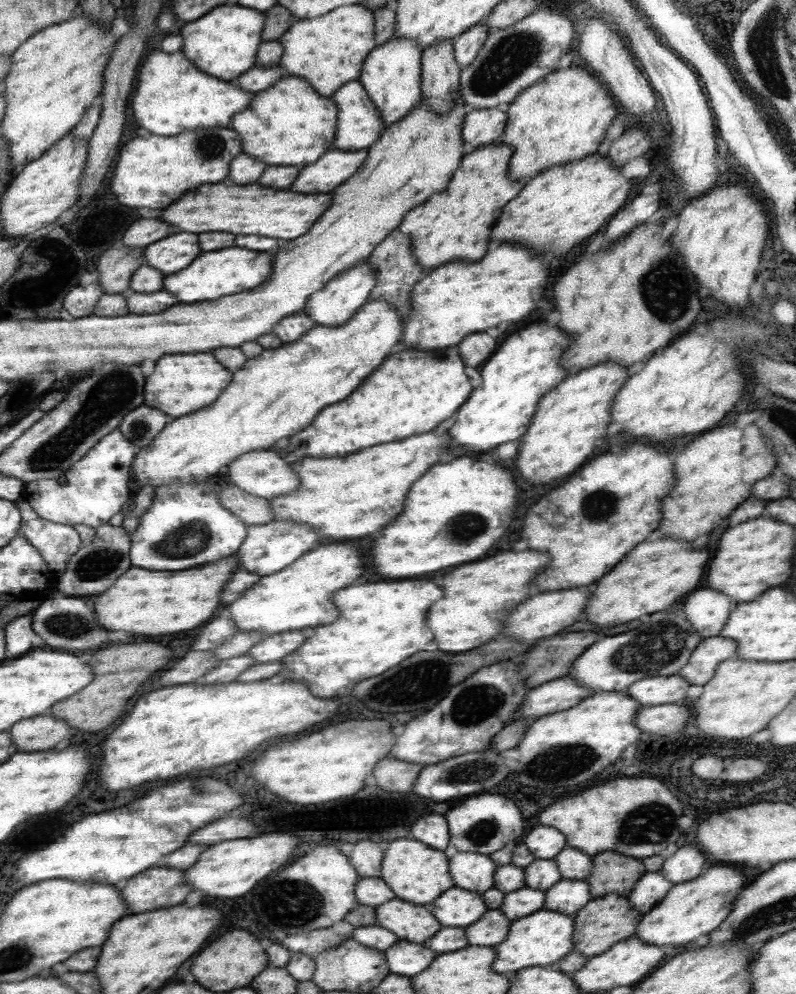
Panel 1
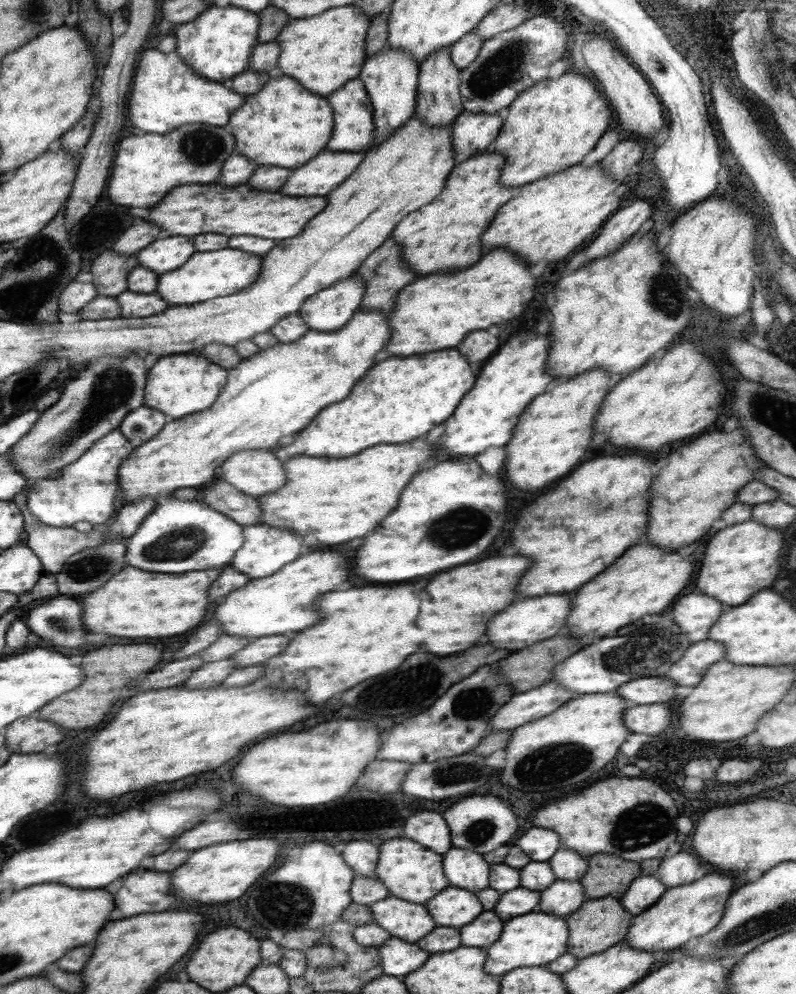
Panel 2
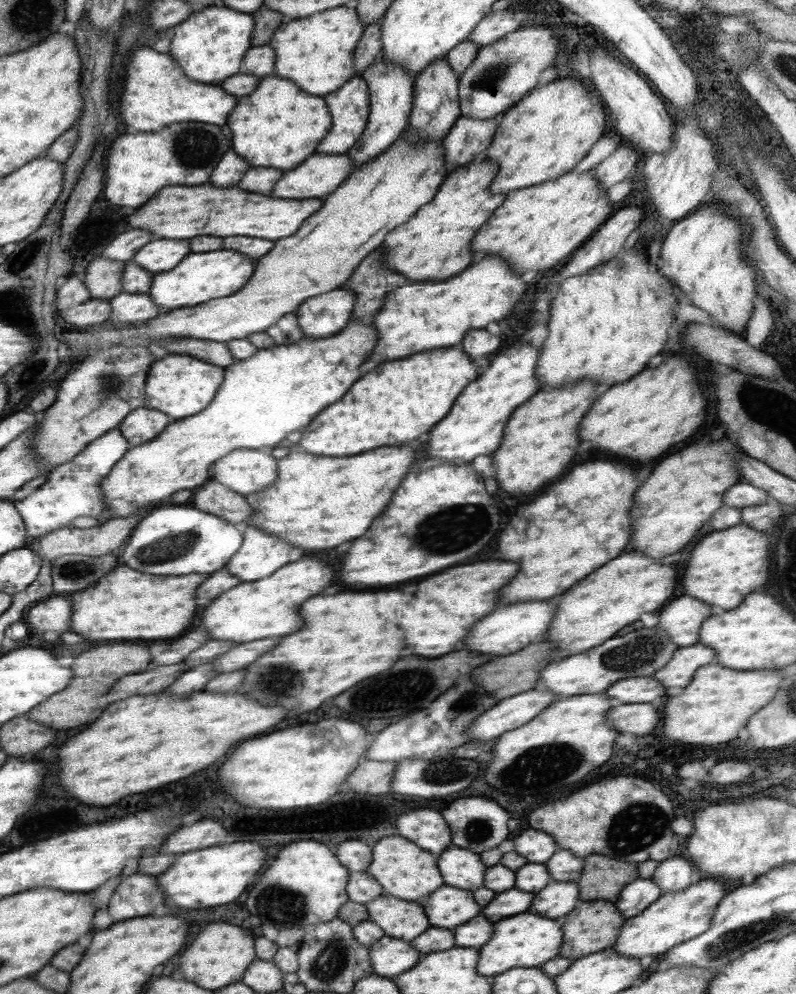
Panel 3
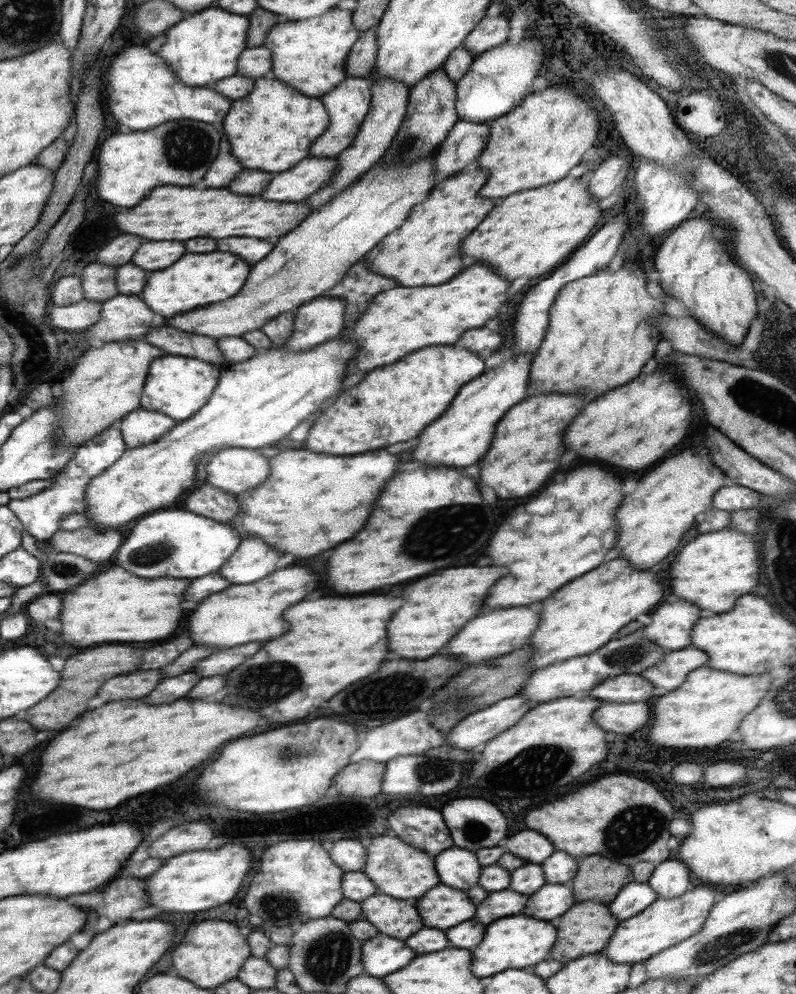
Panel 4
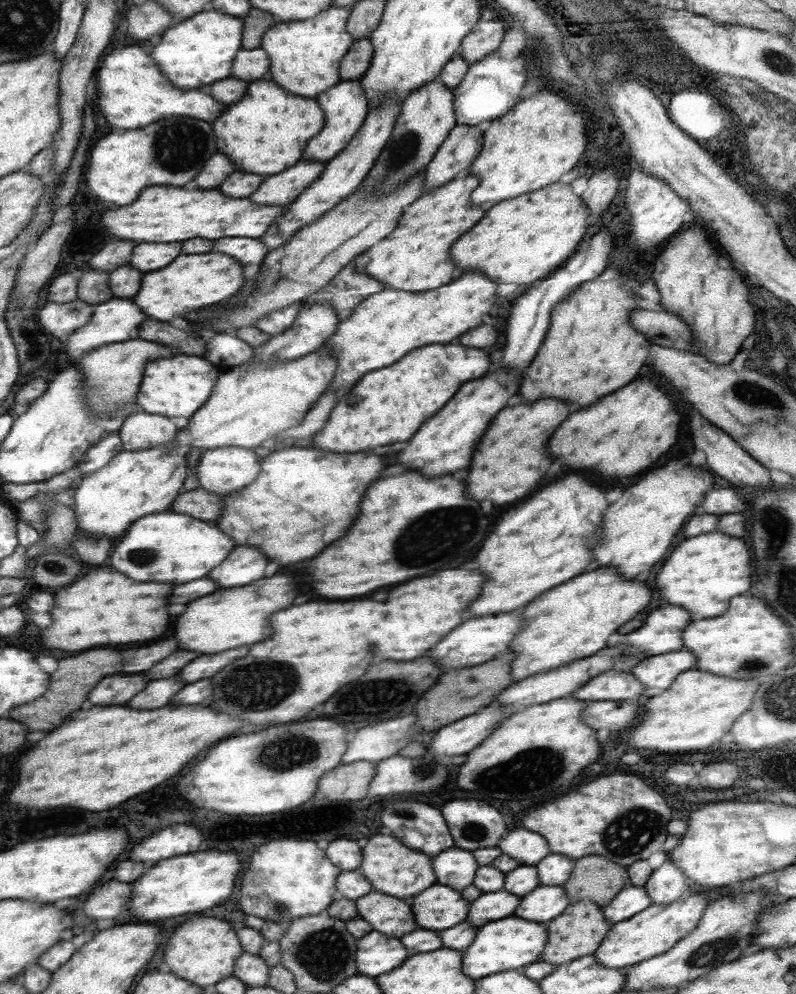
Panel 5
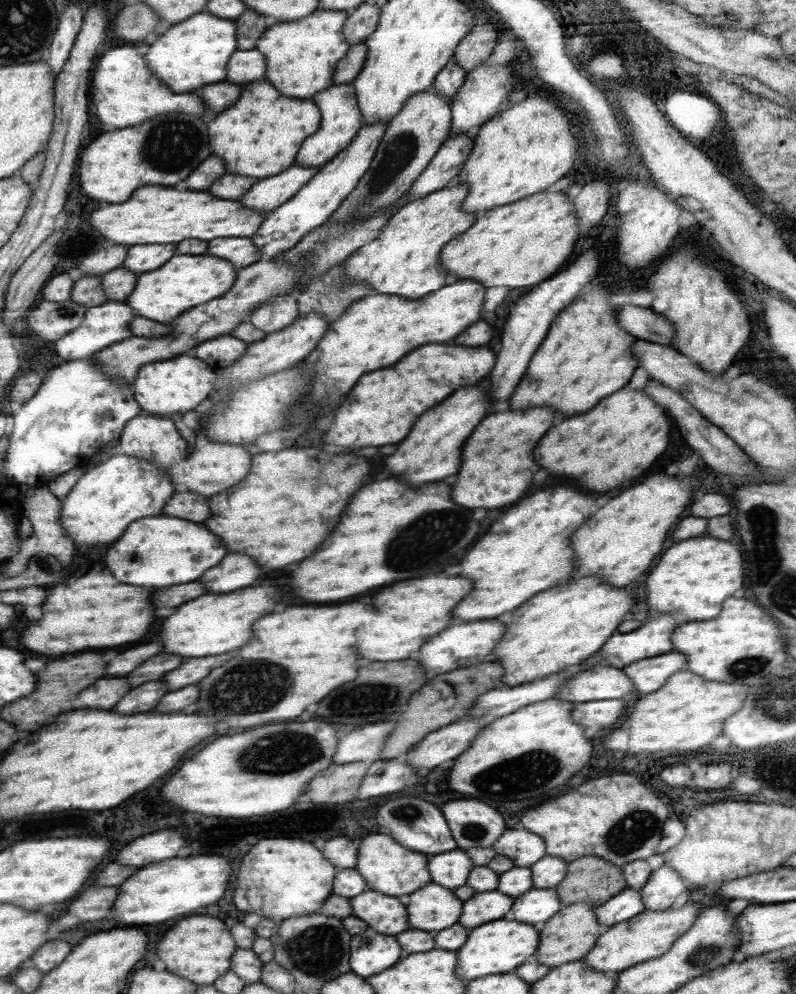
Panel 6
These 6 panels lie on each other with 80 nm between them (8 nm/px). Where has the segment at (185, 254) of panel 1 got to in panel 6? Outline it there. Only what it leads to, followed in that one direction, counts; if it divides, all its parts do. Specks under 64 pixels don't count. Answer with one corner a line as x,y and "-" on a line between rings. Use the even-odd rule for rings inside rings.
138,244
130,246
126,268
132,272
150,272
166,264
176,254
176,244

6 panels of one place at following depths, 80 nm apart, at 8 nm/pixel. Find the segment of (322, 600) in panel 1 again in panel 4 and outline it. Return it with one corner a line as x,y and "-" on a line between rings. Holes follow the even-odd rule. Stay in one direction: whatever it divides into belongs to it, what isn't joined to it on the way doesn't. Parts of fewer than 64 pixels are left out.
288,566
274,576
267,576
252,584
232,584
218,596
208,596
202,606
190,614
188,634
196,644
208,644
218,648
232,648
258,640
272,640
288,630
282,614
290,604
300,602
304,596
320,586
320,574
308,566
-
216,616
216,618
214,618

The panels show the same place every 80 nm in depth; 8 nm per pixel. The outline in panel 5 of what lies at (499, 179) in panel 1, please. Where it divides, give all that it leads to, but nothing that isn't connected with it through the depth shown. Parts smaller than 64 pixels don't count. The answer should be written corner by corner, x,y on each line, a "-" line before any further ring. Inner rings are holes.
476,175
466,178
459,176
450,182
450,186
444,184
422,194
414,204
410,204
410,208
404,210
404,214
398,218
396,230
390,236
355,258
352,264
356,270
365,272
394,290
422,292
450,284
456,270
454,262
448,258
450,246
484,216
484,210
470,202
470,194
478,182
480,180

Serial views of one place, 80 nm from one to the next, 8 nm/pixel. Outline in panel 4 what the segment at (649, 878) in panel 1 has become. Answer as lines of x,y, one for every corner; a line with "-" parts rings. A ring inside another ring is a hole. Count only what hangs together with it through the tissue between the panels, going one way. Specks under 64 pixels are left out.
630,882
609,903
610,912
619,920
630,919
646,907
650,906
659,896
647,882

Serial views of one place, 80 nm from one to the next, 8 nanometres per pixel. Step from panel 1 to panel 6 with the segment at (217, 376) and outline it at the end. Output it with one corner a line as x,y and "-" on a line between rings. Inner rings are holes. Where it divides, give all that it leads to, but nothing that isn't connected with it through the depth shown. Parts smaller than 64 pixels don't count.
178,356
174,360
164,360
164,362
154,362
142,368
138,372
138,384
134,384
134,398
142,408
148,412
166,416
166,414
184,414
189,410
194,410
200,402
204,402
214,388
216,380
216,370
202,362
200,358
192,356

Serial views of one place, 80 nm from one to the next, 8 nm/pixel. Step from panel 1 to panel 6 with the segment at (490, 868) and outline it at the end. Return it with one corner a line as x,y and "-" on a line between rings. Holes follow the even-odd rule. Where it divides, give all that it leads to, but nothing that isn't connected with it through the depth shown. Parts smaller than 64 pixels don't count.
462,850
436,854
428,860
428,870
430,870
432,880
436,884
442,884
444,888
464,886
472,868
474,864
470,856

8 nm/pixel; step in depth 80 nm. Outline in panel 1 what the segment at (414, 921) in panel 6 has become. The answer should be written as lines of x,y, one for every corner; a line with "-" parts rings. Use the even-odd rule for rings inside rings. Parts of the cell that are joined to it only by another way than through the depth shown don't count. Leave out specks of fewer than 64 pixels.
462,888
446,890
432,906
432,914
438,918
440,924
462,928
474,924
488,910
480,894

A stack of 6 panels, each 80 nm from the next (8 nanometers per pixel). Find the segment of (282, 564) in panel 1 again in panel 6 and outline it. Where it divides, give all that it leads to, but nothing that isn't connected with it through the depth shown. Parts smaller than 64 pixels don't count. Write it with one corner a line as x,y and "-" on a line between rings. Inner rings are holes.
234,552
226,556
226,560
218,564
218,568
210,568
210,572
206,572
204,584
208,586
210,592
224,594
252,586
260,574
262,568
250,556
242,552

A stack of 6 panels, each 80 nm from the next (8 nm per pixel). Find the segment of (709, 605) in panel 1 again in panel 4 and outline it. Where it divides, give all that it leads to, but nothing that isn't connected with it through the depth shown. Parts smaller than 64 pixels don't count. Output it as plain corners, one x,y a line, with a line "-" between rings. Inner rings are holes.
678,600
674,604
662,604
654,614
652,623
640,632
652,642
673,651
690,646
692,626
698,622
700,608
696,604

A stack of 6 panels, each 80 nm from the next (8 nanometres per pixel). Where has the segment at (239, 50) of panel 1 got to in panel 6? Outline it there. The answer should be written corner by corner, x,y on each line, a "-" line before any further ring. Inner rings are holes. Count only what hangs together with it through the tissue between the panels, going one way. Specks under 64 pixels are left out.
204,10
162,33
147,50
146,56
150,56
147,63
158,78
166,80
166,84
174,88
174,92
188,92
226,80
226,64
236,46
236,24

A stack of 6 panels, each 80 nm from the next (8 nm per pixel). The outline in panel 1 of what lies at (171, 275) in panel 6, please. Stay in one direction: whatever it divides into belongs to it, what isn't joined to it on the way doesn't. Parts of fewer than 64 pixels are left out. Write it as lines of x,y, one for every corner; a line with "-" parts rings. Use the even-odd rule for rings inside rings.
224,248
216,252
204,252
190,268
184,268
182,272
174,276
164,278
164,288
168,292
174,292
180,302
202,302
202,300
216,300
220,296
238,294
244,290
252,290
268,280
272,272
272,260
274,254
270,252
254,252
246,248

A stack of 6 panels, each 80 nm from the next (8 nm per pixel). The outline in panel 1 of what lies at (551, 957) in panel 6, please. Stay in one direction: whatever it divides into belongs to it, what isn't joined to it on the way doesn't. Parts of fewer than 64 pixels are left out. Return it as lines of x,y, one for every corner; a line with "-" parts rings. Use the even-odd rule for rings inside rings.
618,893
593,898
576,913
574,930
574,950
584,956
598,956
621,940
630,938
638,928
642,913
631,905
627,897

